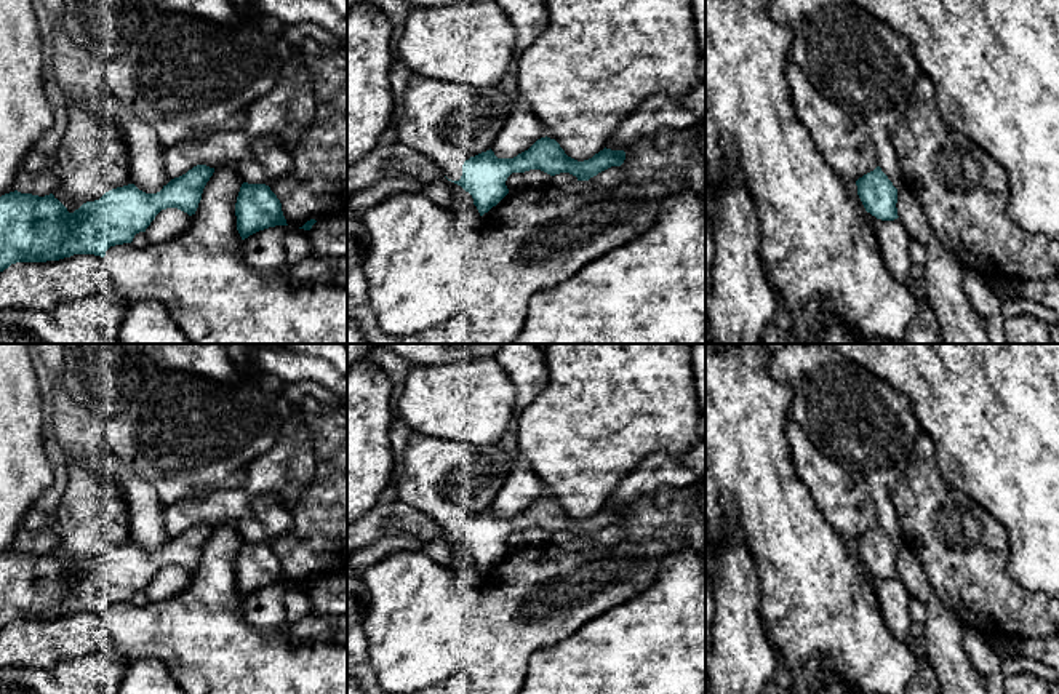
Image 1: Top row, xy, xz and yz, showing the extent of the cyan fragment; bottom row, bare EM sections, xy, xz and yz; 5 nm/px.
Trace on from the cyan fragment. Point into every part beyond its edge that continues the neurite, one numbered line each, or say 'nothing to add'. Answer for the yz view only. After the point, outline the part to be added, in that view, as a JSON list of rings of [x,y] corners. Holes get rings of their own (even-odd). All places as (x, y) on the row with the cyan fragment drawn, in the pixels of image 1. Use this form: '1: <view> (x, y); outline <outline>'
nothing to add

